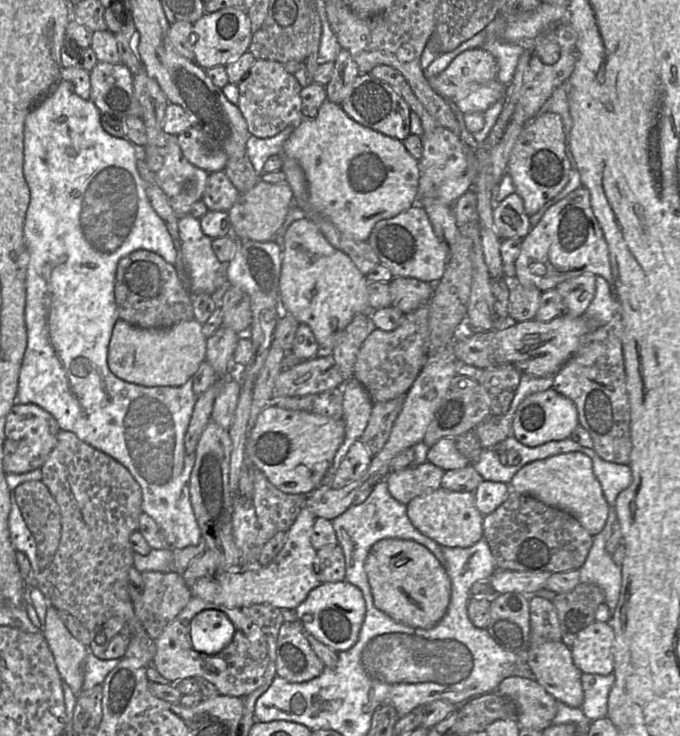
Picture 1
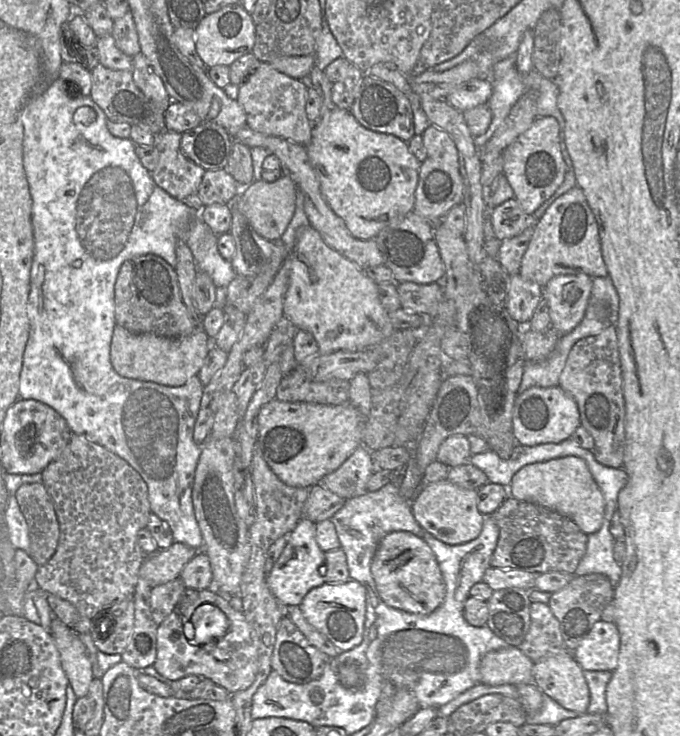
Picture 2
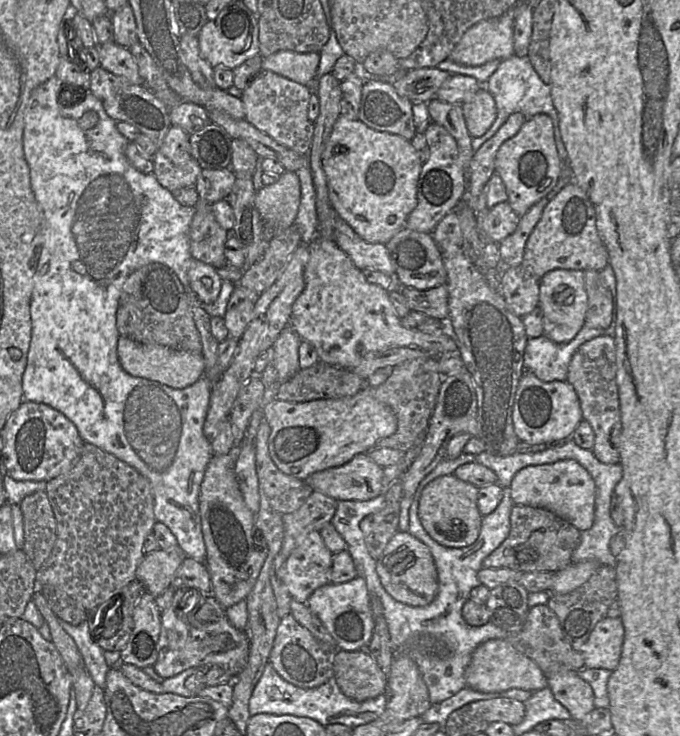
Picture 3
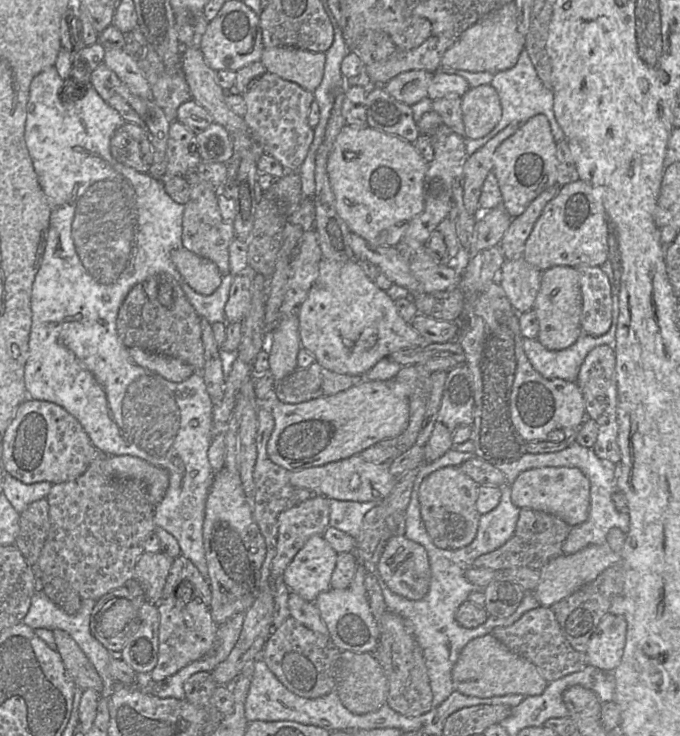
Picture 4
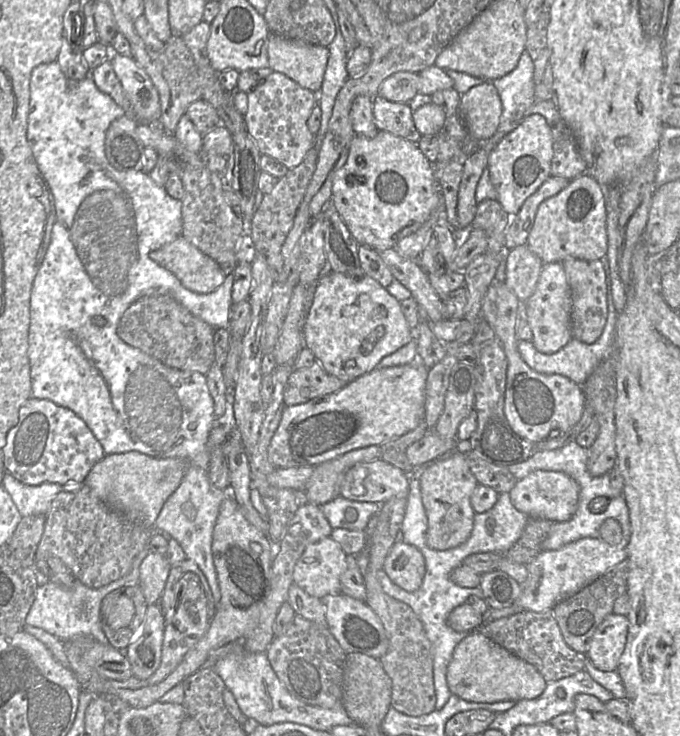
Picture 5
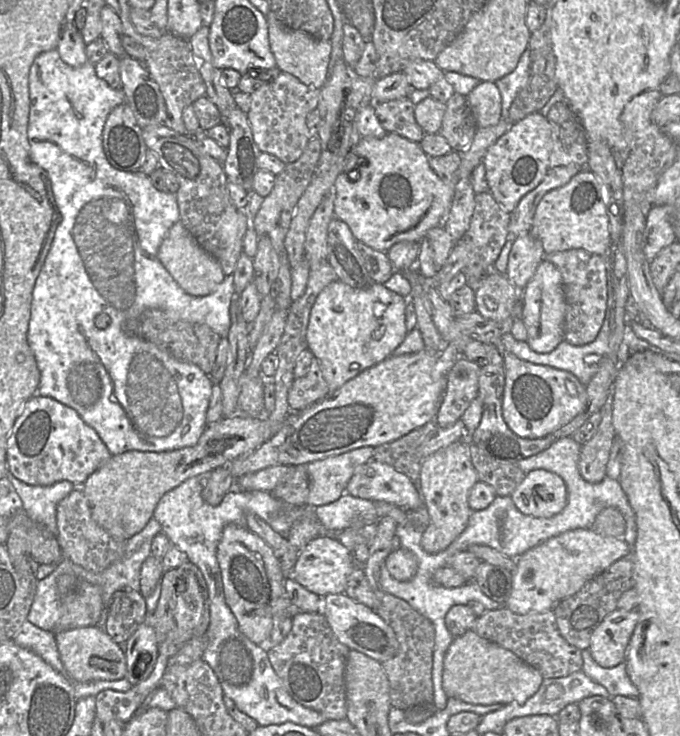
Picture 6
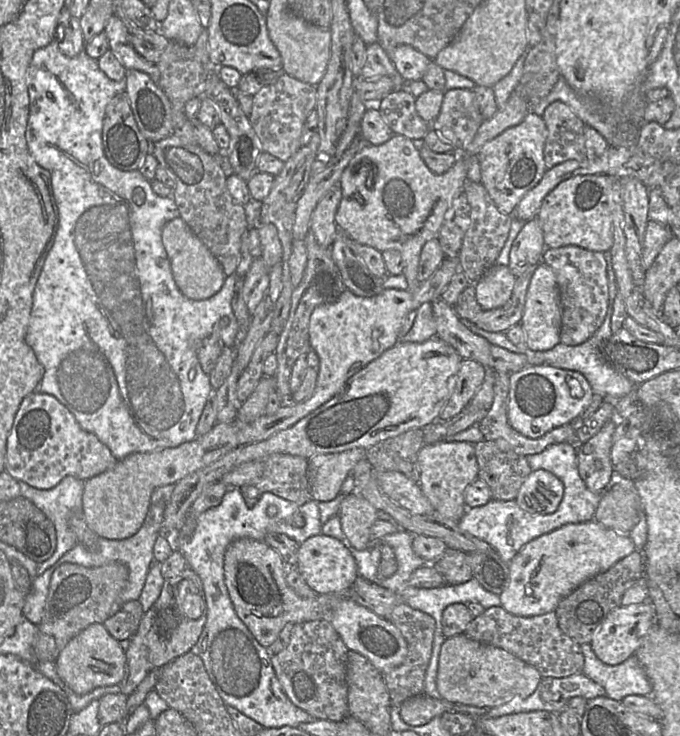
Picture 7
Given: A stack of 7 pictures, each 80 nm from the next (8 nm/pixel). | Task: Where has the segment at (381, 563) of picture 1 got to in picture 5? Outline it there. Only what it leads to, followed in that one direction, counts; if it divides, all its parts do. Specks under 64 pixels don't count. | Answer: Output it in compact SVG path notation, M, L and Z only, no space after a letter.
M403 541L393 544L382 569L395 585L407 592L417 591L426 573L425 559L421 551Z

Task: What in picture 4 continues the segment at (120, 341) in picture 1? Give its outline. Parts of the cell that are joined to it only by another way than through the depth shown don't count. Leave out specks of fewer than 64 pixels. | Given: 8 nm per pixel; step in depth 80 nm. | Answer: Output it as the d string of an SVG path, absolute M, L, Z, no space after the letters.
M137 347L128 348L128 352L137 365L170 382L183 382L195 373L192 366L176 358L152 353Z

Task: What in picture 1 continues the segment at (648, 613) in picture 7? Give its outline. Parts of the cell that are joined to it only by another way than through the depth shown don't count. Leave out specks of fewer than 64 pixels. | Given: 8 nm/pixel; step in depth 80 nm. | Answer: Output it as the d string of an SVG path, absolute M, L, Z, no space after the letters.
M594 621L571 646L572 658L582 673L609 675L614 670L614 640L608 622Z

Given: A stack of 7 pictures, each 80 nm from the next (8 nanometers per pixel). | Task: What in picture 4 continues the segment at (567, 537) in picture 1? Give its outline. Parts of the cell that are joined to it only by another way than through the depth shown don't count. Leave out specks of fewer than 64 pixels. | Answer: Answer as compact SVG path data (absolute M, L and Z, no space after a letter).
M522 508L512 537L500 548L475 559L472 568L501 571L527 567L539 570L551 559L563 554L562 546L570 529L570 525L554 514Z

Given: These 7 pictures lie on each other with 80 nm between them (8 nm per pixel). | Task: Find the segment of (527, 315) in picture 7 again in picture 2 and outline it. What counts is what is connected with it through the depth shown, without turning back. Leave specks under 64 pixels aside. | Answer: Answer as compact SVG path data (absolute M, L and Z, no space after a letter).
M584 273L557 275L542 288L547 301L551 327L564 336L571 333L585 316L593 278Z

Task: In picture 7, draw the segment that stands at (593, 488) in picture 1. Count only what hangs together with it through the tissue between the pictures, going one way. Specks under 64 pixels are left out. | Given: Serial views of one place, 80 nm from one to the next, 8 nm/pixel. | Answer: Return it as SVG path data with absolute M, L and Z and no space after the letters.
M535 470L521 485L515 502L530 514L548 515L558 508L563 493L563 484L554 474Z

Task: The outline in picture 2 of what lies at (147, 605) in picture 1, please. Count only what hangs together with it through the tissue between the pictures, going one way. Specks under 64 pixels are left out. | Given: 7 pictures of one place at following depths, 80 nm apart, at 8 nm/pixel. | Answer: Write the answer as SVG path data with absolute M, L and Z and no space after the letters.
M180 578L153 586L150 593L150 610L153 621L159 626L179 604L187 588Z

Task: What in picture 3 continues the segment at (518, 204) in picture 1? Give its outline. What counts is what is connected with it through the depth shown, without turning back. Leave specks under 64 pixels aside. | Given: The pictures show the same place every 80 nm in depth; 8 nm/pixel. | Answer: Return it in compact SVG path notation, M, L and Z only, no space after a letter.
M507 201L498 203L482 216L483 233L489 240L499 244L516 230L519 220L520 216Z

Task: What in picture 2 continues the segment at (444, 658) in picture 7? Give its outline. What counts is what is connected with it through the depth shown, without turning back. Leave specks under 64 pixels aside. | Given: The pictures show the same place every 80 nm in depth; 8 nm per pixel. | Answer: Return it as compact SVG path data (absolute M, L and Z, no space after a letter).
M517 647L490 651L479 664L480 683L489 686L534 684L534 662Z

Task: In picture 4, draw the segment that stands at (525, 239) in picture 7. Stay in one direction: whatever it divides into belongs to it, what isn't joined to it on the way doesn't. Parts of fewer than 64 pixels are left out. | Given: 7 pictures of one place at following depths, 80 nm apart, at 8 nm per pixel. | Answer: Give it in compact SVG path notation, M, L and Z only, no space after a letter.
M523 258L505 260L501 268L500 286L518 313L532 310L540 288L542 271Z

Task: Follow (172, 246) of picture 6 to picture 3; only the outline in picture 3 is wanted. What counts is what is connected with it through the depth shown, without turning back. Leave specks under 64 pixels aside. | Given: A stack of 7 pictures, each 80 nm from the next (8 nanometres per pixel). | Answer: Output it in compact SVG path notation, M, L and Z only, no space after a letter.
M191 258L187 276L191 290L202 303L210 304L217 299L222 279L215 267Z

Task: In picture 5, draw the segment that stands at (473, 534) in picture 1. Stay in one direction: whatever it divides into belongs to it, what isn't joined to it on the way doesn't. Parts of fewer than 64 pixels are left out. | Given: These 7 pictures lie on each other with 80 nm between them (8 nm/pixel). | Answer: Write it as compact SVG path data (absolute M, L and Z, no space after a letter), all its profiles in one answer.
M454 451L433 461L421 471L419 481L428 520L427 545L443 551L466 542L471 535L476 514L471 505L471 498L478 486L475 476L469 469L467 455Z

